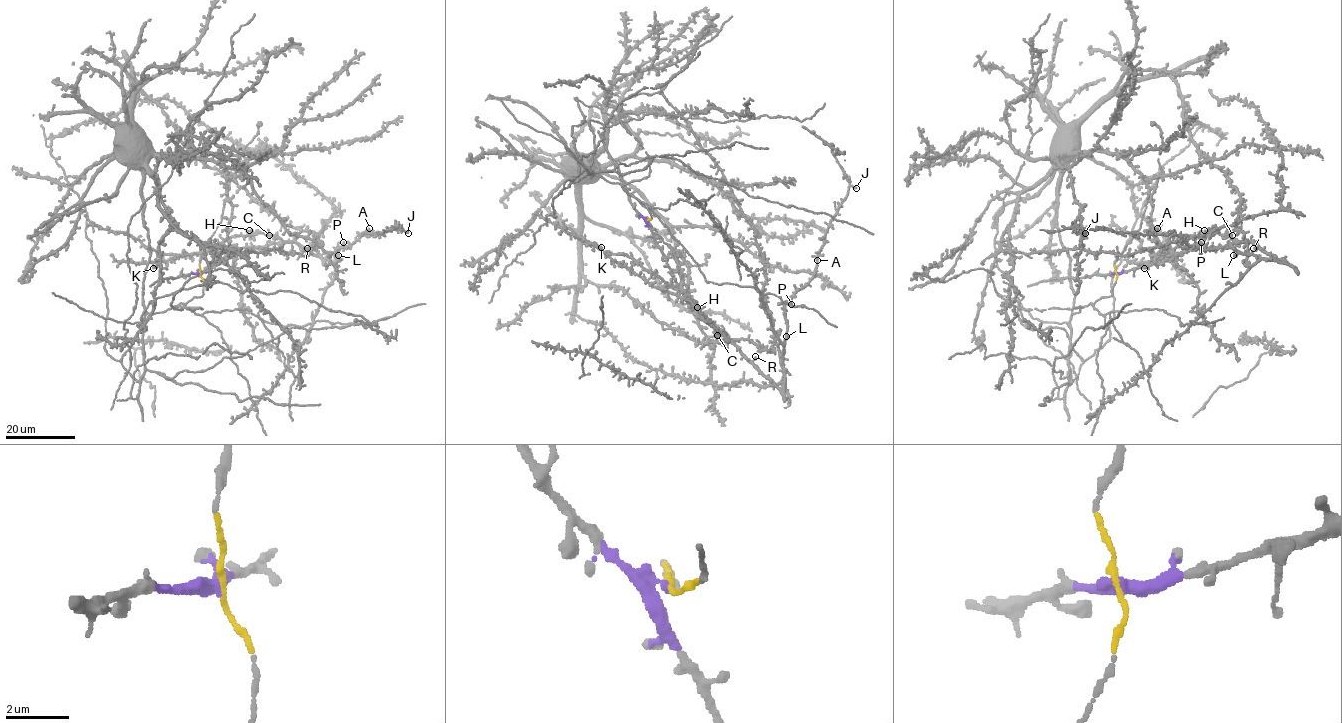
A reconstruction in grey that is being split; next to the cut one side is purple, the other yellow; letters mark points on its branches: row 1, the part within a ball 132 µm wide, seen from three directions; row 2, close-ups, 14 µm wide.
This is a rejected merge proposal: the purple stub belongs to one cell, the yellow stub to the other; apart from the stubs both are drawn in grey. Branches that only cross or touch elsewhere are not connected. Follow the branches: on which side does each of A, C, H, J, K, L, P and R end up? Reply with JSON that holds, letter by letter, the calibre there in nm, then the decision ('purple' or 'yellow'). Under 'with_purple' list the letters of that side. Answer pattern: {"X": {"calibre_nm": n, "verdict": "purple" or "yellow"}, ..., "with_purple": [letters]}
{"A": {"calibre_nm": 240, "verdict": "purple"}, "C": {"calibre_nm": 200, "verdict": "purple"}, "H": {"calibre_nm": 240, "verdict": "purple"}, "J": {"calibre_nm": 360, "verdict": "purple"}, "K": {"calibre_nm": 240, "verdict": "purple"}, "L": {"calibre_nm": 500, "verdict": "purple"}, "P": {"calibre_nm": 280, "verdict": "purple"}, "R": {"calibre_nm": 340, "verdict": "purple"}, "with_purple": ["A", "C", "H", "J", "K", "L", "P", "R"]}

